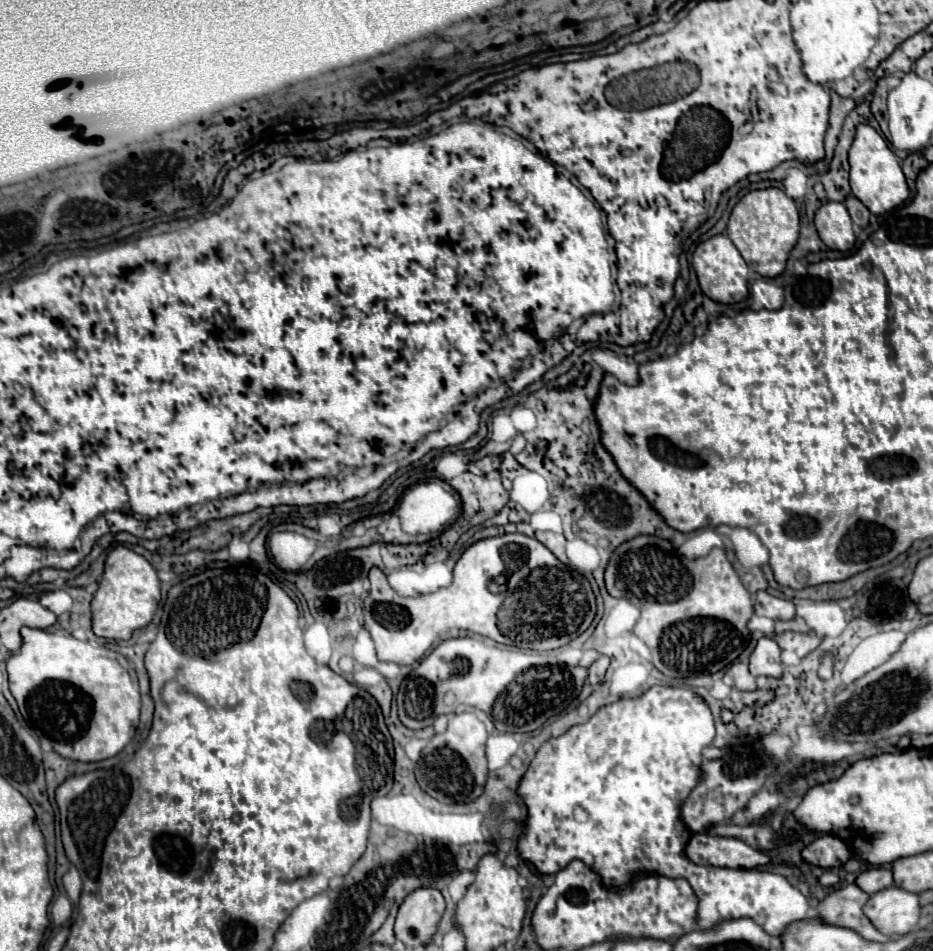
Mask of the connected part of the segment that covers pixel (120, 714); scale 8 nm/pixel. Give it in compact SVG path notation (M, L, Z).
M22 628L22 646L6 660L10 692L18 702L18 710L28 726L52 742L54 752L68 760L100 762L116 756L134 736L140 718L138 678L132 664L110 648L80 642L68 634L54 634L46 630Z

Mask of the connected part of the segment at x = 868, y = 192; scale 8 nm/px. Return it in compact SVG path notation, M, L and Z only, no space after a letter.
M860 124L856 128L854 142L848 152L850 162L850 188L852 194L872 212L872 214L884 214L896 206L900 206L908 198L908 186L906 178L902 174L902 168L898 164L898 158L888 148L886 140L866 124Z

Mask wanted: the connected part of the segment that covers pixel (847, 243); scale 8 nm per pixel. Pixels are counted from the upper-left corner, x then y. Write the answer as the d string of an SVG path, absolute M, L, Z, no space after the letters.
M826 202L816 210L814 226L820 240L832 250L850 250L856 242L852 220L842 202Z

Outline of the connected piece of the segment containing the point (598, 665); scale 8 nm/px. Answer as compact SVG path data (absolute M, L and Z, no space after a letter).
M600 656L598 660L594 660L594 662L590 664L590 668L588 668L588 682L590 682L590 684L602 682L608 664L610 664L610 658L608 658L608 656Z

